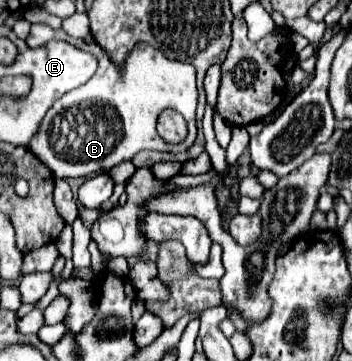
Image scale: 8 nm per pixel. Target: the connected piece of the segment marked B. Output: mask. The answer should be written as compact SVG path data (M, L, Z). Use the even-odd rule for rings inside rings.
M73 39L73 45L93 53L99 59L99 69L89 83L65 93L53 103L37 129L37 135L29 141L29 151L33 151L55 177L91 177L101 171L107 173L111 167L129 161L143 149L183 153L193 145L197 137L197 85L193 65L171 61L147 43L137 43L121 67L113 63L97 43L87 45L81 39ZM165 109L179 111L187 121L189 135L179 145L165 143L155 129L157 117Z

